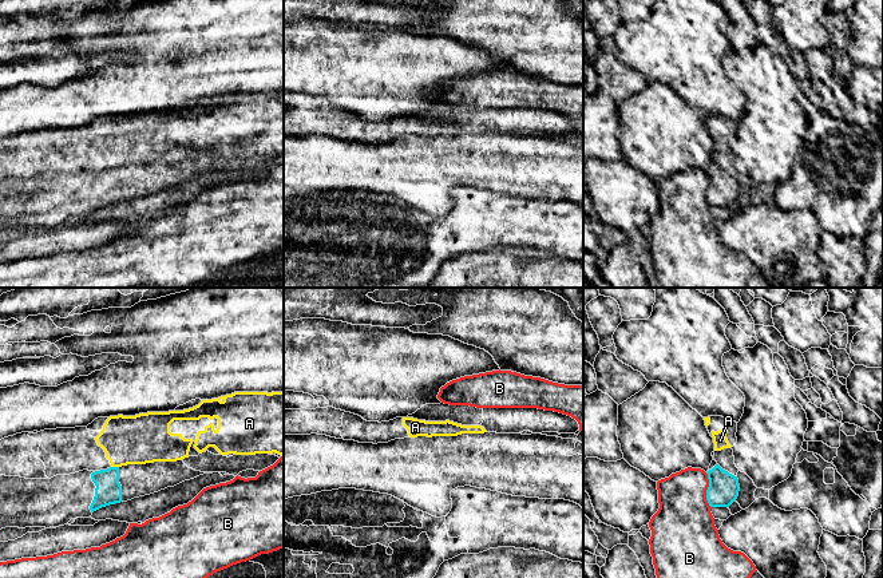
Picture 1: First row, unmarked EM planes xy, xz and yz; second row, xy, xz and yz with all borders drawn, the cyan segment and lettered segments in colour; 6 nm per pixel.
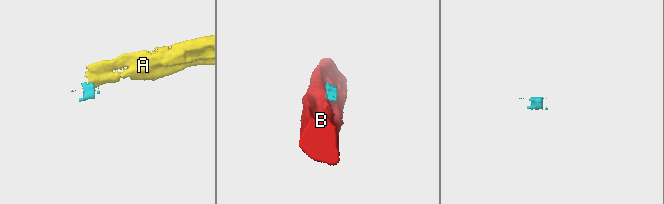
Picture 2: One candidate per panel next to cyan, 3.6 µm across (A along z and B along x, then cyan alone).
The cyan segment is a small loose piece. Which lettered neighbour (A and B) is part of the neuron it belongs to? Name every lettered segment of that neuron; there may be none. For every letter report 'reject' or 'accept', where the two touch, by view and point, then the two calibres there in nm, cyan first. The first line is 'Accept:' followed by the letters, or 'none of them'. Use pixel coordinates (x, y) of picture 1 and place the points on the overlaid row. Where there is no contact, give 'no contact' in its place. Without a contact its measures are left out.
Accept: A
A: accept | xy (115, 467) | 160/300 nm
B: reject | yz (707, 490) | 180/360 nm

